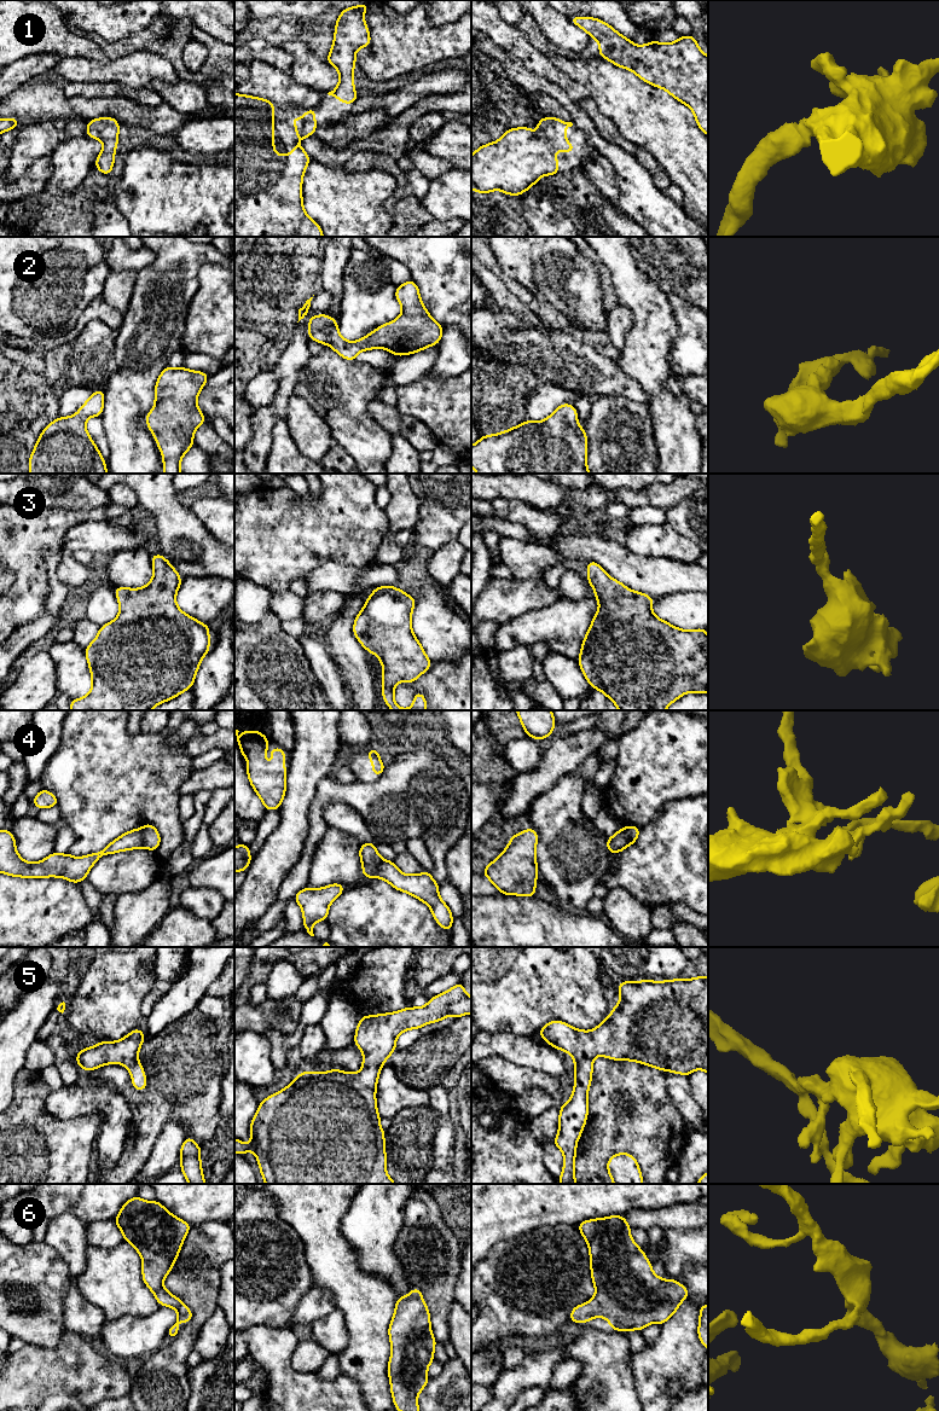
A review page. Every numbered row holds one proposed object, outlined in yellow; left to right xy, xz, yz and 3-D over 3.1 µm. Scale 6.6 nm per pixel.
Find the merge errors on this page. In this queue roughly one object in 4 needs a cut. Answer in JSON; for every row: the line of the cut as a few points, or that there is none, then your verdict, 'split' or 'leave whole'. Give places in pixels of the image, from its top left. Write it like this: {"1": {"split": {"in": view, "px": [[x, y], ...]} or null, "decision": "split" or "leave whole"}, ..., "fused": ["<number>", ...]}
{"1": {"split": null, "decision": "leave whole"}, "2": {"split": null, "decision": "leave whole"}, "3": {"split": null, "decision": "leave whole"}, "4": {"split": {"in": "yz", "px": [[622, 826], [629, 845]]}, "decision": "split"}, "5": {"split": null, "decision": "leave whole"}, "6": {"split": null, "decision": "leave whole"}, "fused": ["4"]}

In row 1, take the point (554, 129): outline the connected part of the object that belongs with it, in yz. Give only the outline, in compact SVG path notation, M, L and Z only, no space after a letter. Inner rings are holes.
M541 117L538 135L529 127L509 128L498 141L482 145L471 155L471 188L483 194L498 188L520 196L540 176L557 175L555 152L575 151L566 140L566 128L572 126L556 117Z

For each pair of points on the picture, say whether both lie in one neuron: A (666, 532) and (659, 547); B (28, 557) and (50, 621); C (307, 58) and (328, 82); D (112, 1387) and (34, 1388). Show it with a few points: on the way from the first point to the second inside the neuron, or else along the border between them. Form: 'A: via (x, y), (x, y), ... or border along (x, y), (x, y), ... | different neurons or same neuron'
A: via (665, 535), (659, 544) | same neuron
B: border along (44, 613), (18, 627) | different neurons
C: via (309, 64), (322, 76) | same neuron
D: via (93, 1382), (53, 1382) | same neuron

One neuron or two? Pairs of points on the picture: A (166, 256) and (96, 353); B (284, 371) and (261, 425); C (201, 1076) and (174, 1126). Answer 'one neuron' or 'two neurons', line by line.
A: two neurons
B: one neuron
C: two neurons

